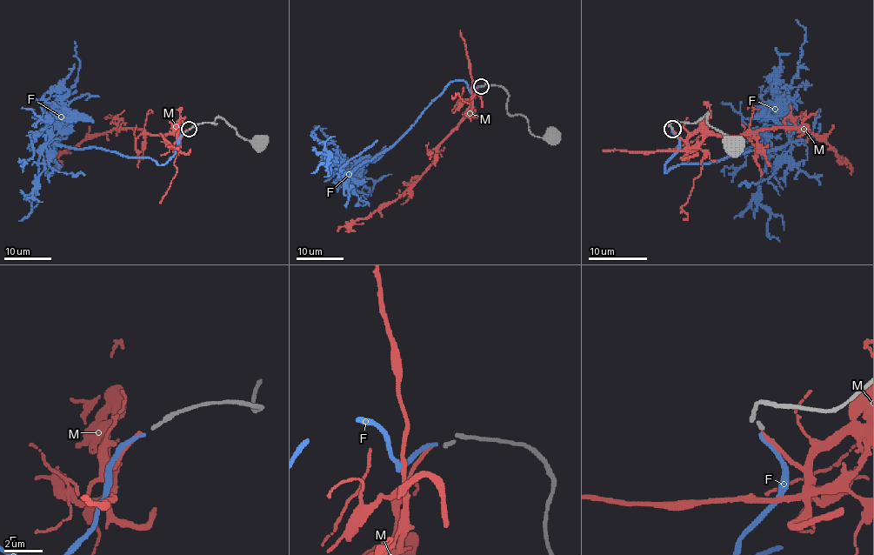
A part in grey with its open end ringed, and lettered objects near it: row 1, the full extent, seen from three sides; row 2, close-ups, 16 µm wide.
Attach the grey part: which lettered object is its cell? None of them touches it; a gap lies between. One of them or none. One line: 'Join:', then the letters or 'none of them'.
Join: M

